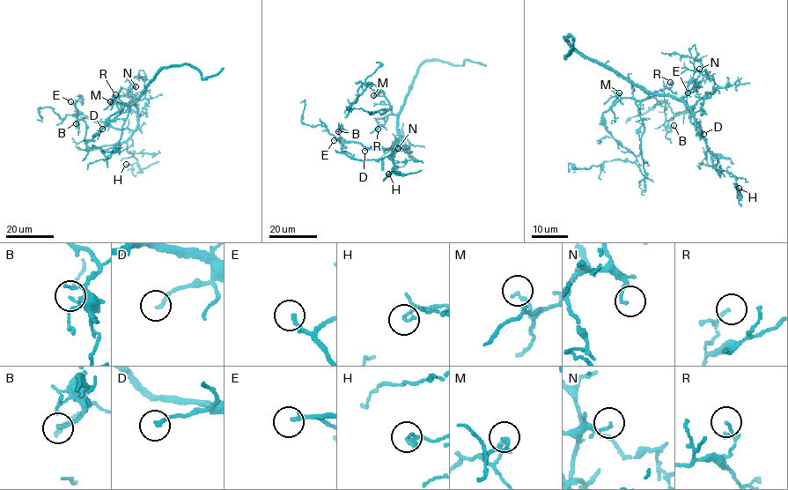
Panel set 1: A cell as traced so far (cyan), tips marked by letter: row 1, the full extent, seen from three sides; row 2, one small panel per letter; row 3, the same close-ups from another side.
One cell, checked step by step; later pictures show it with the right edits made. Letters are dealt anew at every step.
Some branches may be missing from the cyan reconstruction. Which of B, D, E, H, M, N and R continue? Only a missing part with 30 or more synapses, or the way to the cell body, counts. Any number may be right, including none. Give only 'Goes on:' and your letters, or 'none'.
Goes on: none

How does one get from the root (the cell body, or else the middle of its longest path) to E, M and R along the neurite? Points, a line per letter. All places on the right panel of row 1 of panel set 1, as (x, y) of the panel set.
E: (681, 101), (692, 114), (695, 129), (703, 136), (698, 124), (691, 122), (688, 92)
M: (681, 101), (656, 94), (643, 100), (621, 98), (616, 96), (619, 92)
R: (681, 101), (656, 94), (651, 94), (648, 98), (660, 89), (669, 89), (672, 85), (670, 82)

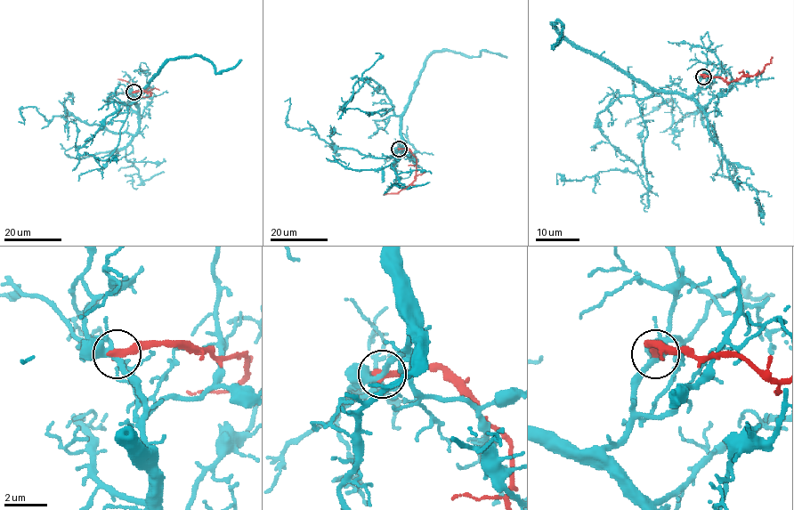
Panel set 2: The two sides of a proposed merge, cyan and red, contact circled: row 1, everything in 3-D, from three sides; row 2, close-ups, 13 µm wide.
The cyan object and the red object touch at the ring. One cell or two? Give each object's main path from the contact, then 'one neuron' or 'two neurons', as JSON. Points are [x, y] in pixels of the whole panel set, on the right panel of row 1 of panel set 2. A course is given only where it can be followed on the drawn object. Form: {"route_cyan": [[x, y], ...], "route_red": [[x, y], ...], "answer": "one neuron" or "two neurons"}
{"route_cyan": [[703, 76], [692, 96], [620, 96], [598, 115], [634, 172], [557, 174], [557, 184]], "route_red": [[702, 76], [737, 81], [741, 76], [758, 74], [770, 63], [773, 57]], "answer": "two neurons"}

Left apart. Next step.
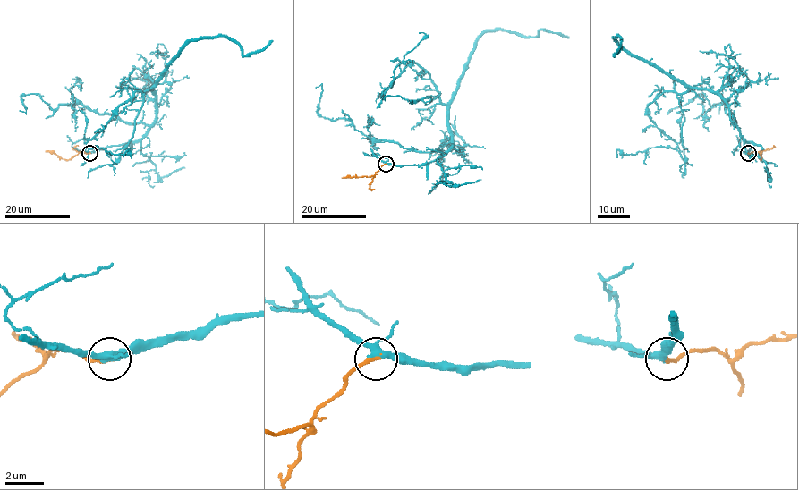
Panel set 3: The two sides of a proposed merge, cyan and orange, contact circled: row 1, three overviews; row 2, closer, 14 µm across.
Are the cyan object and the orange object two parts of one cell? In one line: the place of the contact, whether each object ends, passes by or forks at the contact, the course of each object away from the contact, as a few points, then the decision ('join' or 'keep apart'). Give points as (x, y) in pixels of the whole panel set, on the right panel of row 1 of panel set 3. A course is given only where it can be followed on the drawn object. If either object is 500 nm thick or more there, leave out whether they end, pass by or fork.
place (748, 153); cyan forks; orange ends; course cyan (748, 153), (728, 105), (691, 88), (664, 91), (648, 105), (677, 146), (617, 149), (617, 157); course orange (748, 153), (757, 151), (761, 159), (762, 150); join

